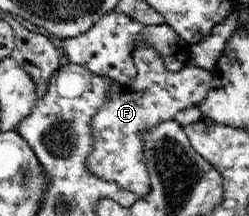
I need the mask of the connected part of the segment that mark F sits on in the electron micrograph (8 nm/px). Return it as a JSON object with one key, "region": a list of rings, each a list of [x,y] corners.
{"region":[[[136,43],[131,56],[134,56],[137,67],[136,79],[132,83],[116,82],[113,88],[107,91],[105,101],[101,103],[96,113],[89,118],[89,133],[92,135],[92,149],[85,159],[86,169],[94,177],[104,181],[115,182],[120,188],[134,193],[138,198],[144,199],[151,195],[152,185],[145,163],[144,149],[141,143],[141,131],[150,124],[160,121],[174,120],[176,113],[186,107],[197,107],[200,101],[208,95],[211,89],[211,70],[200,66],[188,66],[177,72],[169,72],[161,56],[153,51],[146,43]]]}

